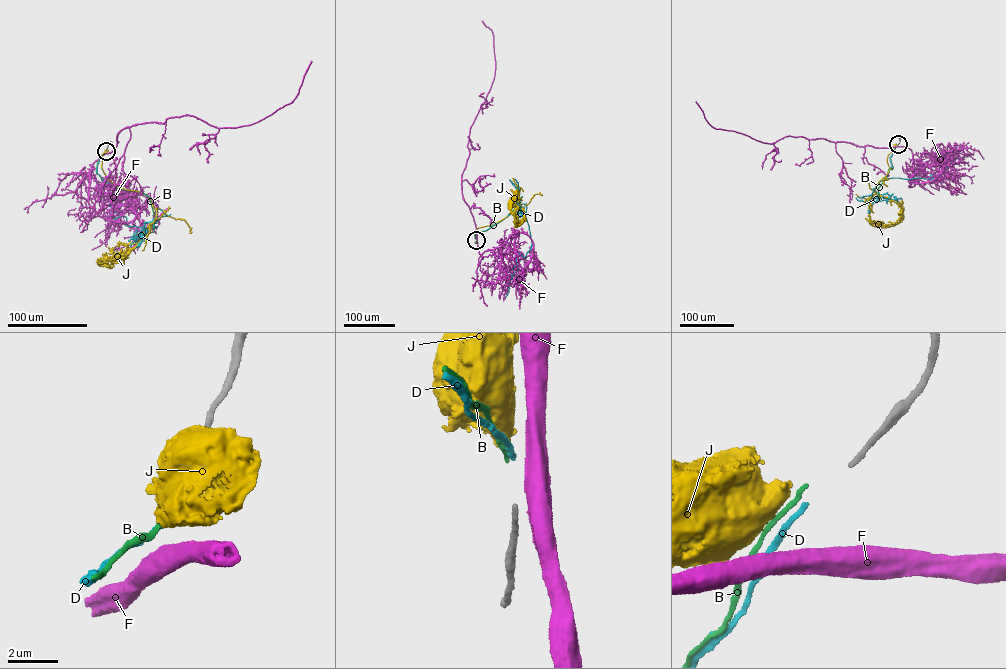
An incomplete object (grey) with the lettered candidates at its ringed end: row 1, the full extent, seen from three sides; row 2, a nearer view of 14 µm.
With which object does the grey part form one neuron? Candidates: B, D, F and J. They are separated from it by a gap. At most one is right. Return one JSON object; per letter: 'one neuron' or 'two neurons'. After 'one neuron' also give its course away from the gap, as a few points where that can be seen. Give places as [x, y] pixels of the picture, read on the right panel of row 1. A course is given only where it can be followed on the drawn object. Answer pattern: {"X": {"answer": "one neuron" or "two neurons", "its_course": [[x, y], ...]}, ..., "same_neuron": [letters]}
{"B": {"answer": "two neurons"}, "D": {"answer": "one neuron", "its_course": [[897, 145], [890, 158], [892, 167], [882, 179], [937, 179], [930, 175], [941, 176], [953, 158], [965, 154]]}, "F": {"answer": "two neurons"}, "J": {"answer": "two neurons"}, "same_neuron": ["D"]}

